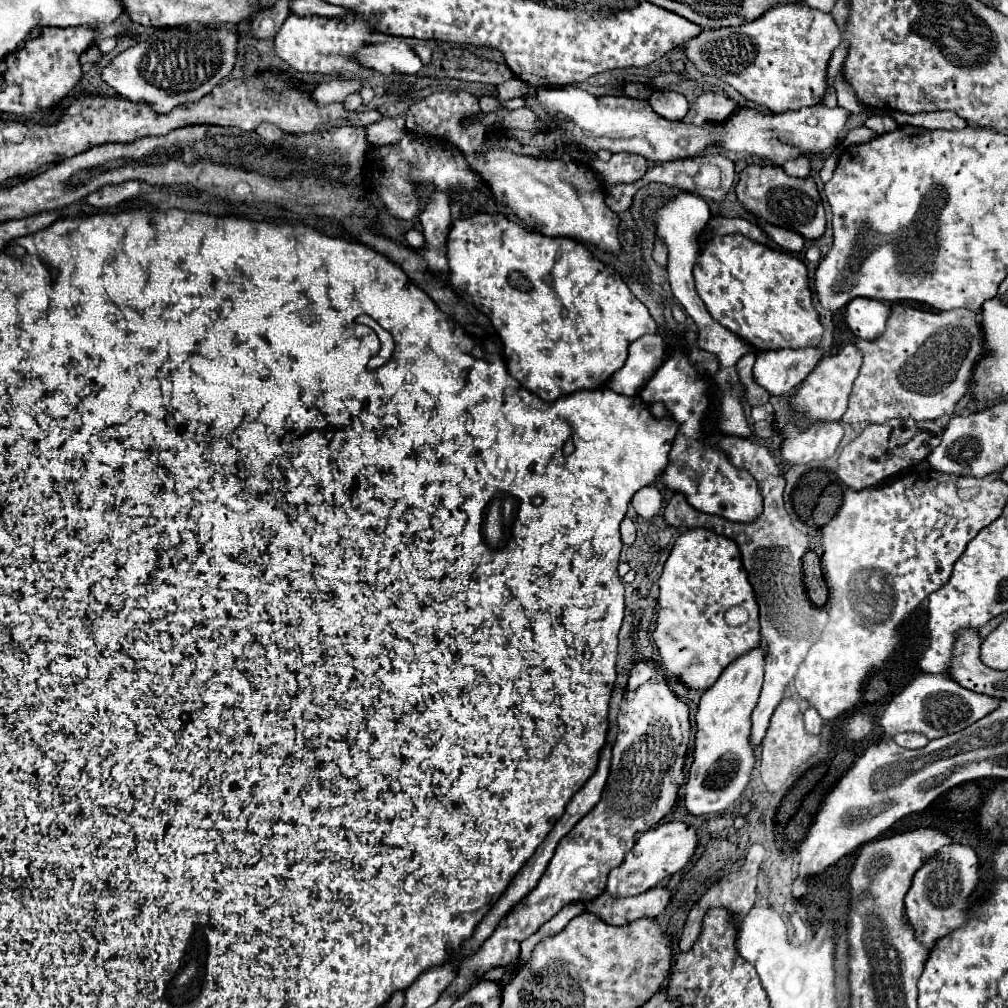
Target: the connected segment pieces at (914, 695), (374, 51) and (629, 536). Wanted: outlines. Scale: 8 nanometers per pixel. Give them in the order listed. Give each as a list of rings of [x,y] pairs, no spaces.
[[[920,674],[900,694],[896,694],[890,700],[890,704],[886,706],[880,718],[880,726],[888,738],[894,738],[896,734],[902,734],[902,732],[918,732],[918,734],[924,734],[928,740],[934,740],[934,738],[942,738],[968,728],[976,720],[996,710],[998,704],[1000,704],[998,698],[976,694],[960,686],[948,674],[936,674],[936,676]]]
[[[378,42],[358,52],[358,60],[380,74],[416,74],[422,68],[420,56],[404,42]]]
[[[624,518],[620,524],[620,532],[622,532],[622,542],[624,544],[632,544],[636,538],[636,526],[630,518]]]

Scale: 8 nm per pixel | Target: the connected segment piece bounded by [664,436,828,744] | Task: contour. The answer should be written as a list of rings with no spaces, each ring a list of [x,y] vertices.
[[[722,436],[716,442],[716,448],[726,454],[730,464],[734,468],[748,470],[754,480],[758,482],[758,488],[764,498],[762,514],[748,522],[748,524],[732,524],[730,520],[724,520],[722,516],[708,516],[704,512],[696,512],[692,504],[688,504],[686,496],[682,492],[676,492],[664,512],[664,518],[672,526],[686,526],[686,528],[708,528],[716,534],[728,536],[736,540],[742,562],[748,572],[748,580],[756,592],[756,600],[760,606],[760,626],[762,626],[762,638],[768,644],[768,654],[764,662],[764,686],[760,694],[760,702],[752,712],[752,744],[760,744],[766,728],[770,724],[770,716],[784,698],[786,684],[796,676],[798,666],[802,664],[804,656],[808,654],[808,648],[820,638],[820,632],[824,630],[824,624],[828,622],[828,610],[818,608],[810,602],[810,598],[804,592],[802,584],[802,556],[806,554],[810,536],[800,532],[792,526],[790,516],[782,502],[782,492],[786,486],[786,480],[782,478],[774,458],[764,446],[758,446],[750,442],[748,438],[740,436]]]

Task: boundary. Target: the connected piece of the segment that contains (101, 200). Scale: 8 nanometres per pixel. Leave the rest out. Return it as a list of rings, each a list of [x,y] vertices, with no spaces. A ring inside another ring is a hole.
[[[128,182],[128,184],[118,184],[118,186],[106,186],[96,192],[92,192],[86,202],[96,206],[96,208],[110,208],[120,202],[132,200],[140,194],[140,182]]]

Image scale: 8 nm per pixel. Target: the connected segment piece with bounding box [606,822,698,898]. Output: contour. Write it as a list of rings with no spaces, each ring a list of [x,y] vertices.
[[[684,822],[660,824],[660,826],[644,832],[636,840],[634,848],[628,852],[624,862],[608,874],[606,892],[612,898],[638,896],[638,894],[650,890],[652,886],[656,886],[658,882],[662,882],[664,878],[680,872],[692,860],[692,856],[696,854],[696,848],[698,848],[698,836],[690,824],[684,824]]]

